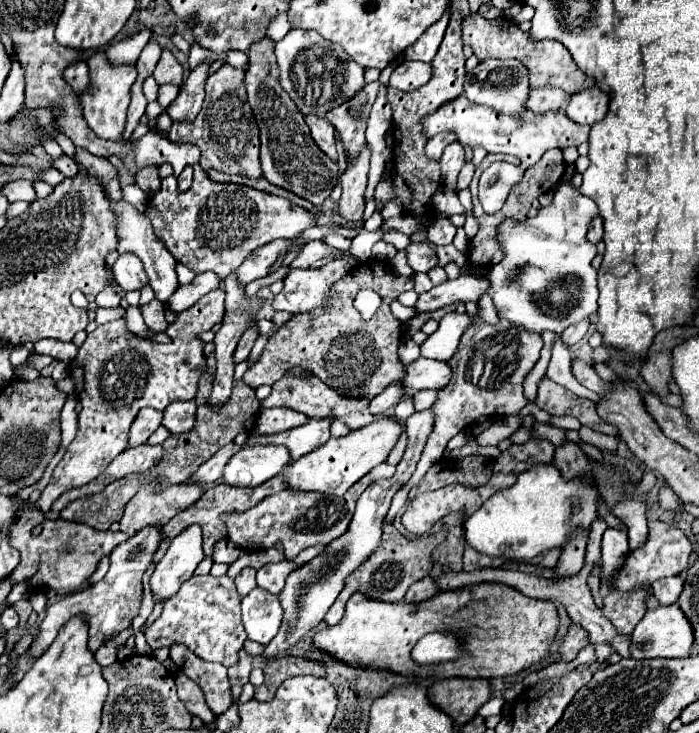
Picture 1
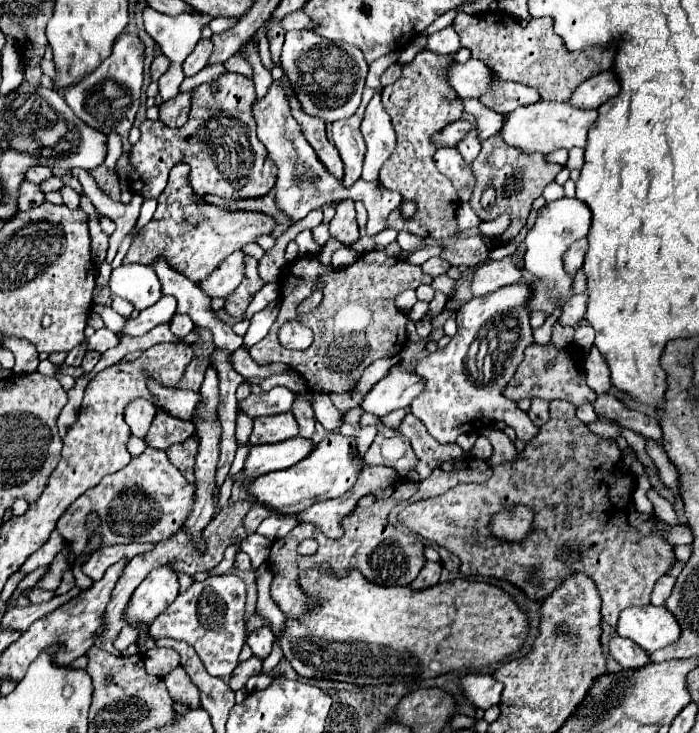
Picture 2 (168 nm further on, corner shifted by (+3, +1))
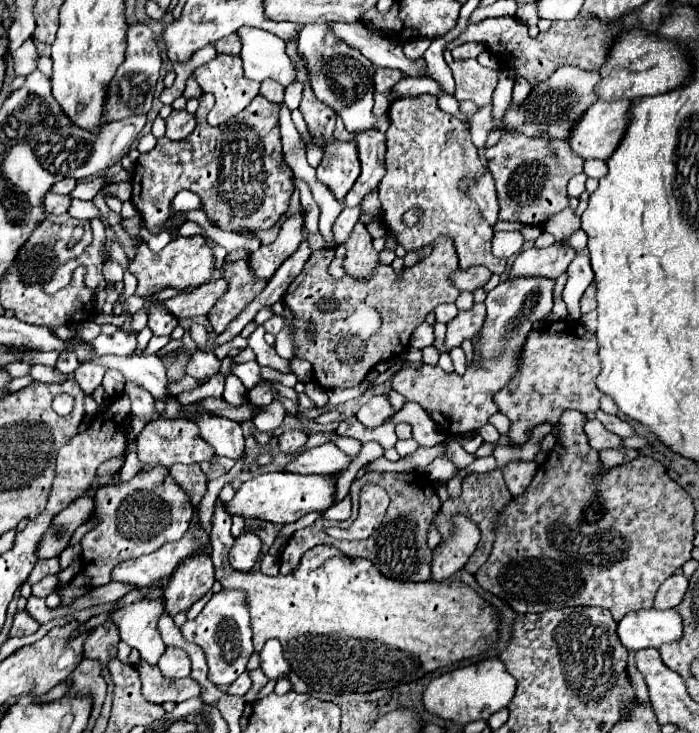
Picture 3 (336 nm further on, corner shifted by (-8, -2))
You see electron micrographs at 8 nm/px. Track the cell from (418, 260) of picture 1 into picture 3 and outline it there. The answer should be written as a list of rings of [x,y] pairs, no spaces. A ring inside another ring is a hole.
[[[475,266],[475,268],[469,268],[469,270],[457,270],[451,274],[451,280],[453,284],[457,286],[457,290],[467,290],[467,292],[475,292],[477,288],[483,288],[489,278],[493,274],[485,268],[485,266]]]

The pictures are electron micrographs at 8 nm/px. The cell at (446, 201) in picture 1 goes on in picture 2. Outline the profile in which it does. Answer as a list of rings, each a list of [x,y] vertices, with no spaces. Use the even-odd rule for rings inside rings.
[[[502,214],[493,221],[482,221],[478,226],[478,229],[481,234],[493,238],[496,237],[496,235],[500,235],[500,233],[503,233],[509,224],[509,215]]]

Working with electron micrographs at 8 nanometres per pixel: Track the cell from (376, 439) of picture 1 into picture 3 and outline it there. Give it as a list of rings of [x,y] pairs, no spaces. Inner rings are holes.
[[[273,472],[273,474],[261,474],[253,480],[243,482],[235,496],[225,502],[227,514],[241,514],[245,518],[259,518],[273,524],[291,524],[297,522],[301,516],[325,510],[333,504],[335,496],[335,480],[337,476],[303,476],[293,472]]]

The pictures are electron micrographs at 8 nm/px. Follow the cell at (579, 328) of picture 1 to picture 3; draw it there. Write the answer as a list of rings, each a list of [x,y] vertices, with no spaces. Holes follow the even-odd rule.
[[[593,282],[593,284],[585,290],[585,294],[583,294],[583,298],[581,298],[581,312],[583,312],[583,314],[587,314],[587,312],[591,312],[591,310],[597,308],[595,292],[597,292],[597,284]]]

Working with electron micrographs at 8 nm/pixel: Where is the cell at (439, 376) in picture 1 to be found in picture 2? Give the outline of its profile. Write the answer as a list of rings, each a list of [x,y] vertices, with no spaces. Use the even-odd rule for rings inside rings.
[[[400,363],[392,365],[388,375],[378,381],[364,397],[362,409],[366,413],[384,417],[394,409],[410,407],[410,403],[424,391],[424,381],[412,369],[404,369]]]

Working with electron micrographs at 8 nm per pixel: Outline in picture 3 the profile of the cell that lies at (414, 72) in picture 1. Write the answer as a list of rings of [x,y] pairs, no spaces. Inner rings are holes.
[[[377,68],[375,70],[375,92],[389,92],[399,80],[401,80],[401,72],[399,70],[391,70],[391,68]]]

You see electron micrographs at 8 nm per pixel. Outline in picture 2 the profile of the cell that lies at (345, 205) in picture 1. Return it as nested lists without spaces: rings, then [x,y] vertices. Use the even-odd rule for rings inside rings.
[[[342,199],[336,207],[336,215],[330,221],[330,233],[342,243],[354,243],[358,239],[358,223],[352,199]]]

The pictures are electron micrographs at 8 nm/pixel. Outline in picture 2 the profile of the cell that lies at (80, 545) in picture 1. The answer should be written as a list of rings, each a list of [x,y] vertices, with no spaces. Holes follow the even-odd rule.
[[[140,543],[104,545],[102,549],[98,549],[98,551],[94,551],[94,553],[90,555],[90,559],[82,565],[82,571],[84,571],[88,577],[92,577],[94,581],[98,581],[112,563],[120,561],[122,557],[132,559],[134,555],[144,553],[144,551],[148,551],[148,549],[152,549],[152,545],[140,545]]]

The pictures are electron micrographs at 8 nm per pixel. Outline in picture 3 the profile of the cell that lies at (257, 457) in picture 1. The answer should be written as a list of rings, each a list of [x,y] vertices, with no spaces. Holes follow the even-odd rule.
[[[327,442],[323,446],[311,448],[301,456],[293,456],[287,466],[289,472],[297,474],[323,474],[323,476],[339,476],[351,464],[351,456],[341,452],[335,444]]]

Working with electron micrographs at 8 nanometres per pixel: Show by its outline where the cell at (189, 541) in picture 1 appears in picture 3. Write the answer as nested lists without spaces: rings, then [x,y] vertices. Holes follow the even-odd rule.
[[[161,598],[161,600],[137,600],[137,602],[125,606],[123,610],[119,610],[119,612],[115,612],[115,614],[99,614],[99,616],[91,618],[91,620],[85,622],[83,626],[79,626],[71,636],[75,638],[75,636],[79,636],[79,634],[83,634],[83,632],[93,632],[93,630],[99,628],[99,626],[103,626],[103,624],[107,624],[107,622],[113,622],[113,624],[119,628],[121,640],[127,642],[131,648],[139,650],[141,660],[145,660],[147,664],[155,666],[155,664],[159,662],[161,654],[165,652],[165,644],[163,644],[163,640],[161,640],[161,636],[159,636],[159,630],[157,630],[159,612],[165,612],[165,600],[163,600],[163,598]]]

